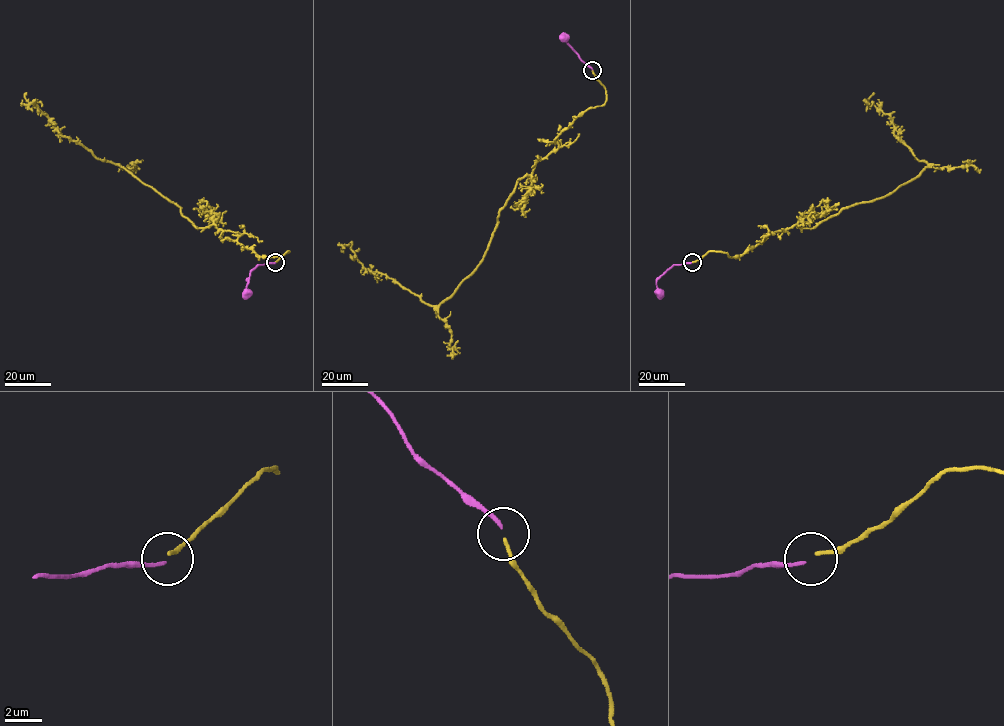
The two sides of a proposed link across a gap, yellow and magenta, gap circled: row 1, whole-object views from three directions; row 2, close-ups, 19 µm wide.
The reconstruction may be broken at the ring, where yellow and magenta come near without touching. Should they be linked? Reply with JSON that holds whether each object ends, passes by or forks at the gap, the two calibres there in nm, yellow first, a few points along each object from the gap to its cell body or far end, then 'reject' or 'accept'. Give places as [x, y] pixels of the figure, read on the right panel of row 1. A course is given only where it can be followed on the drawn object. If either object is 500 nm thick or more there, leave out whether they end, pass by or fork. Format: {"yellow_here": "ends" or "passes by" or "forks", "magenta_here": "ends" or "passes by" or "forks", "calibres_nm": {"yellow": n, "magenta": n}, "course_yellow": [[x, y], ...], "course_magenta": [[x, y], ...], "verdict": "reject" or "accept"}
{"yellow_here": "ends", "magenta_here": "ends", "calibres_nm": {"yellow": 200, "magenta": 200}, "course_yellow": [[692, 262], [709, 251], [739, 257], [795, 224], [813, 228], [929, 165], [867, 102], [874, 92]], "course_magenta": [[691, 263], [673, 264], [658, 279], [660, 299]], "verdict": "accept"}

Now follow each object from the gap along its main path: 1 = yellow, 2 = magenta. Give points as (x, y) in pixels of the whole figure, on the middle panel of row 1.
1: (592, 70), (605, 102), (577, 117), (518, 181), (482, 261), (437, 307), (365, 268), (349, 246), (343, 252)
2: (592, 69), (567, 43), (565, 34), (562, 38)

